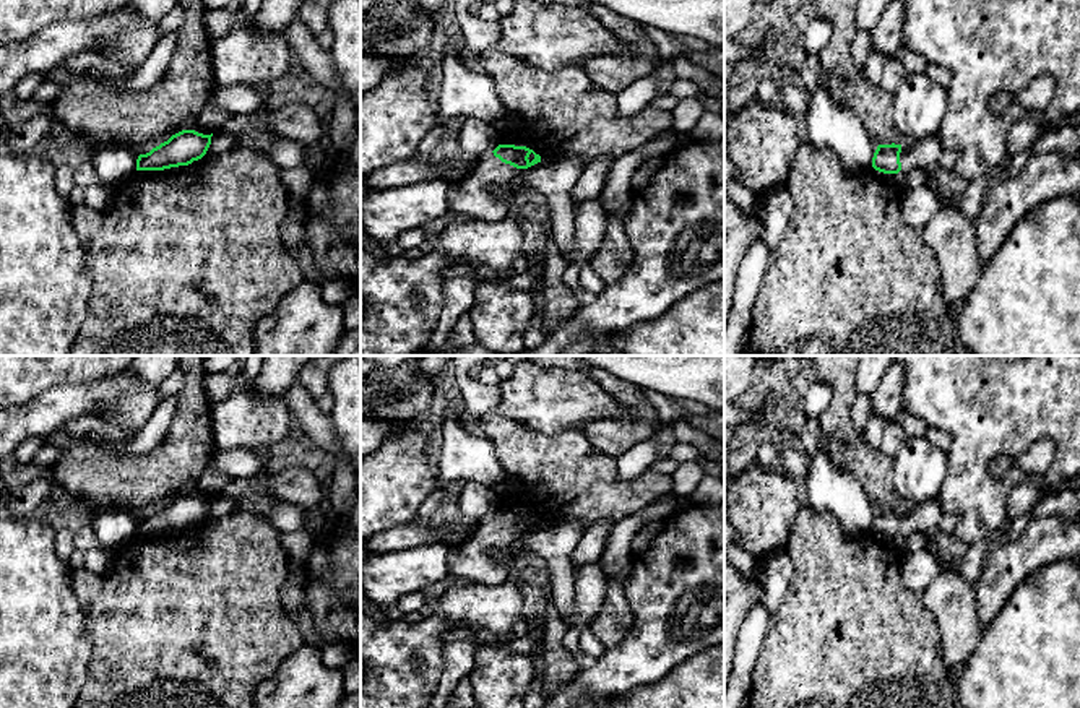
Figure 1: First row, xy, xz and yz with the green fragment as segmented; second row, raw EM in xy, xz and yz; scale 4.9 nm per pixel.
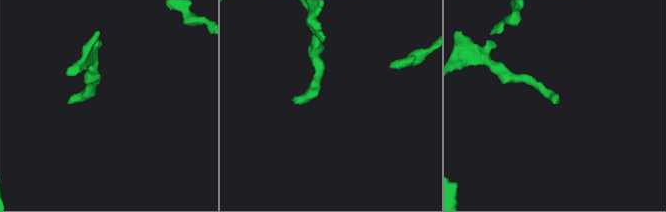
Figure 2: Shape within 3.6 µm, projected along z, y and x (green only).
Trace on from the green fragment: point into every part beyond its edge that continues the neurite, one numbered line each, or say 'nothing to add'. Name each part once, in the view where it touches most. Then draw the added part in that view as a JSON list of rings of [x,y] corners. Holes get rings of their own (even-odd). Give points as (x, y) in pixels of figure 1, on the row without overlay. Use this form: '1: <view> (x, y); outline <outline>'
1: yz (924, 518); outline [[[927,500],[919,505],[909,505],[901,510],[900,526],[901,534],[898,537],[883,537],[880,539],[892,549],[900,554],[908,552],[908,537],[913,533],[934,534],[937,533],[940,516],[944,515],[944,508],[940,500]]]

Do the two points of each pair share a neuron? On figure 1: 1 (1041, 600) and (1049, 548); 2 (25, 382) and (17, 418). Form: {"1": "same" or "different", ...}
{"1": "different", "2": "different"}

